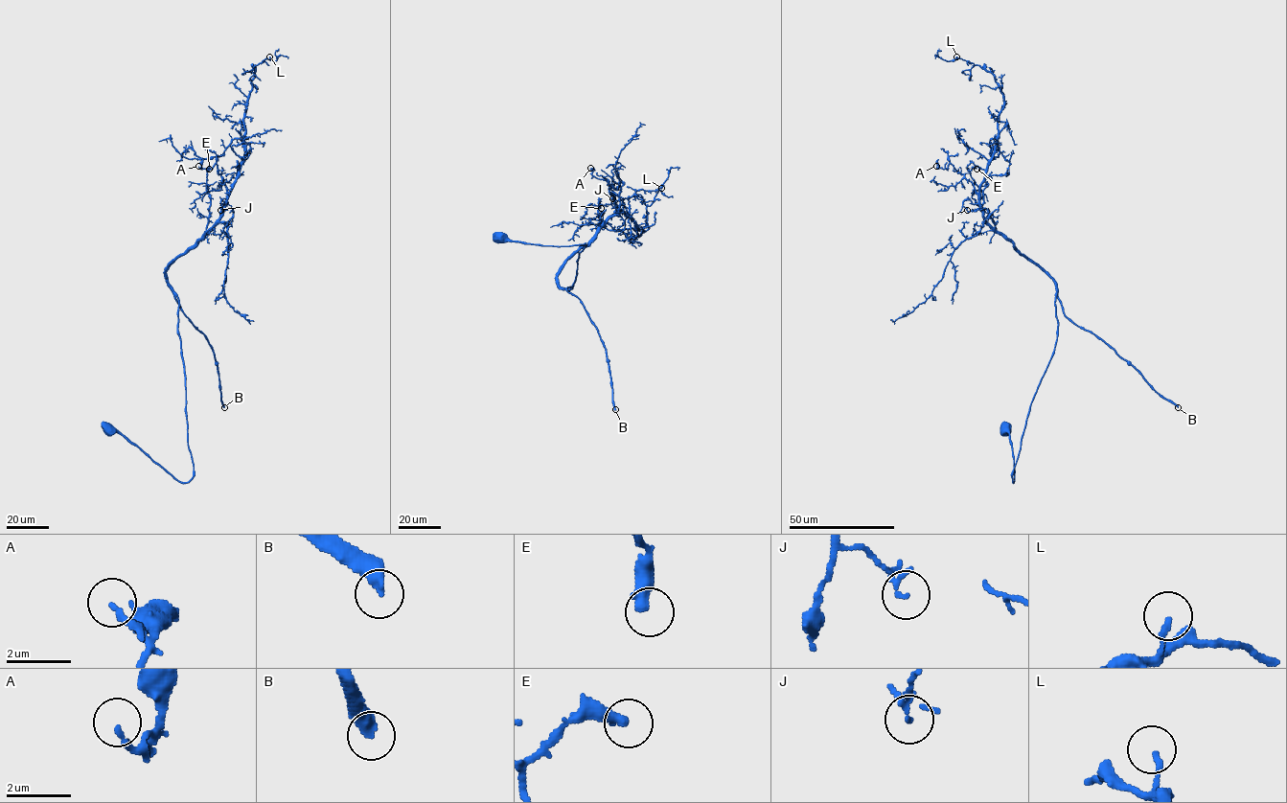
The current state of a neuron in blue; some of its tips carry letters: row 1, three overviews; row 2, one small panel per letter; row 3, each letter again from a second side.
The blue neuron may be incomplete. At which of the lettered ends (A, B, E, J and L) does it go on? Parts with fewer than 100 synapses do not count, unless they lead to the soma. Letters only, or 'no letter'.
B

